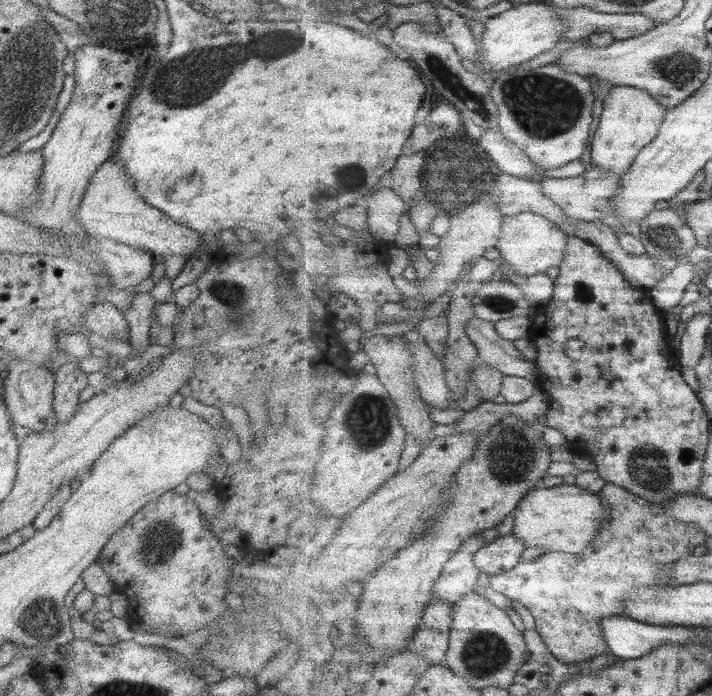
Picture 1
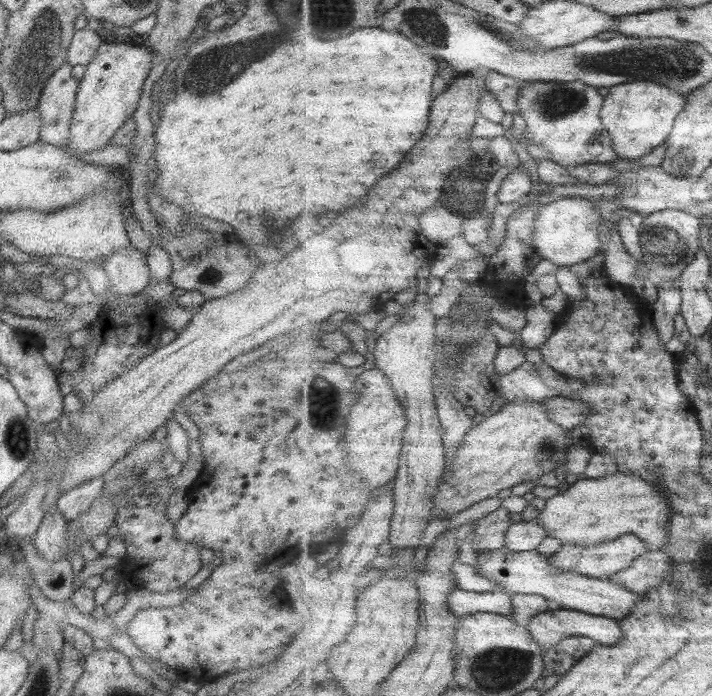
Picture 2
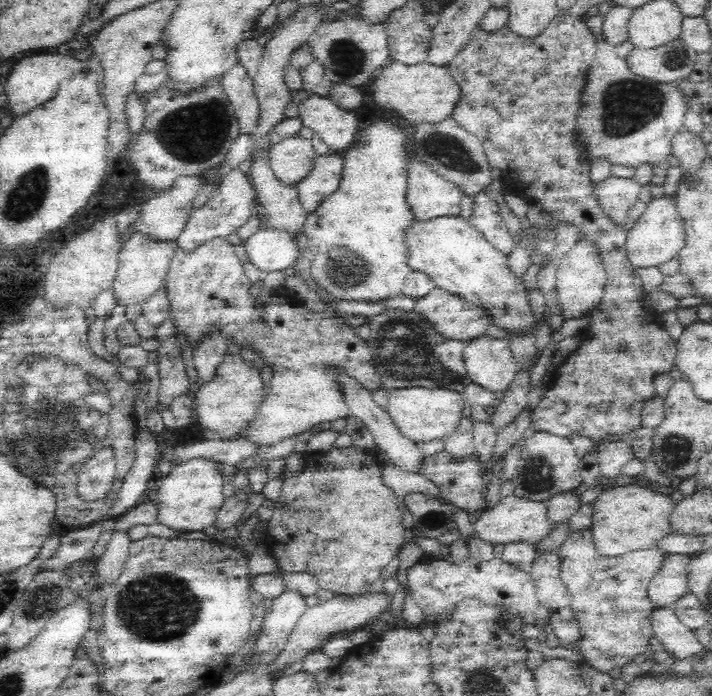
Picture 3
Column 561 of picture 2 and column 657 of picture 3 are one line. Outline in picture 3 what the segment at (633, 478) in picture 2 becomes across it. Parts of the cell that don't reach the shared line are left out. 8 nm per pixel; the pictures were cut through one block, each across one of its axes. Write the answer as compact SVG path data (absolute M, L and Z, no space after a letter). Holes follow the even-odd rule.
M615 486L600 494L592 502L592 531L593 546L596 553L605 557L617 557L634 550L650 549L657 540L669 536L670 515L675 504L667 495L662 495L641 488L640 486Z

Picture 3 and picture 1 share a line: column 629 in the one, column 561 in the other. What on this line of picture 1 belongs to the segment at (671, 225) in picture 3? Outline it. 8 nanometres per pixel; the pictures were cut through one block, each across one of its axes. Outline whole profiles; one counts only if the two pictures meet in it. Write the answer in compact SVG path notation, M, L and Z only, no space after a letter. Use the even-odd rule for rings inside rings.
M519 213L503 219L501 236L495 248L510 267L521 276L548 273L549 268L559 267L565 261L565 249L569 248L569 234L549 218L535 213Z

